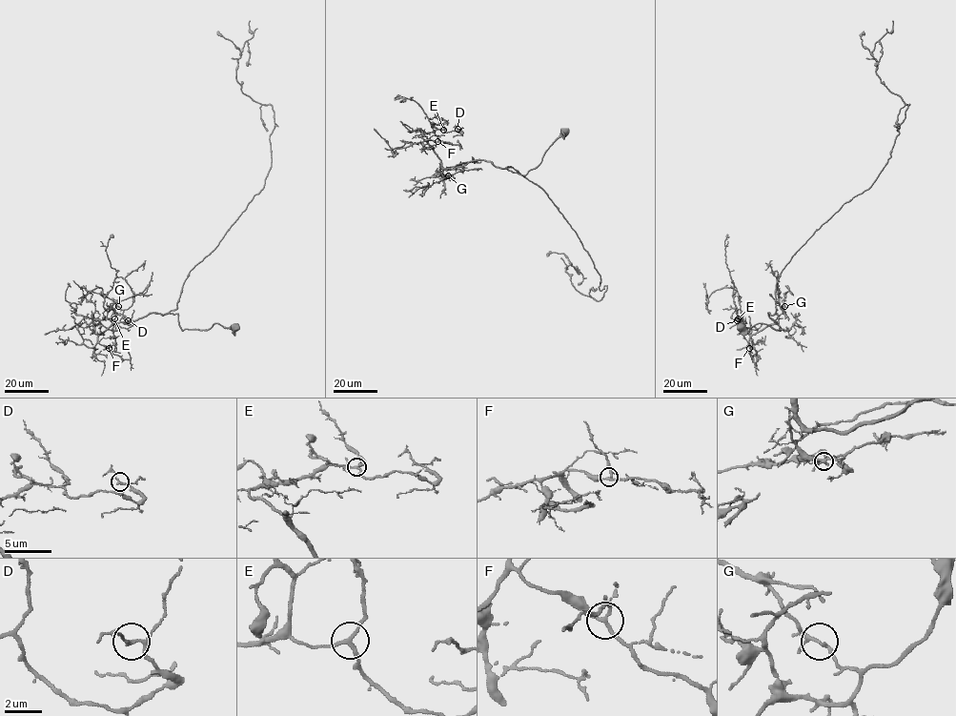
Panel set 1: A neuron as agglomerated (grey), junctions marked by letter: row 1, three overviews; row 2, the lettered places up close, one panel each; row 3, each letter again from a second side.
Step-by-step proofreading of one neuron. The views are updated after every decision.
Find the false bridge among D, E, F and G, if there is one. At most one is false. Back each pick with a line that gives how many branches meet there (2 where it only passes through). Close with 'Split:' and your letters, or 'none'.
Split: none

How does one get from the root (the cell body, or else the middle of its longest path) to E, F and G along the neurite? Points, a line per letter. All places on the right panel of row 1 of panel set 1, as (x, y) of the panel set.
E: (741, 326), (762, 323), (783, 330), (779, 329), (777, 313), (768, 313), (777, 323), (752, 335), (738, 318)
F: (741, 326), (762, 323), (783, 330), (778, 315), (768, 313), (777, 323), (754, 334), (749, 348)
G: (741, 326), (762, 323), (783, 330), (777, 313), (768, 313), (777, 323), (784, 306)

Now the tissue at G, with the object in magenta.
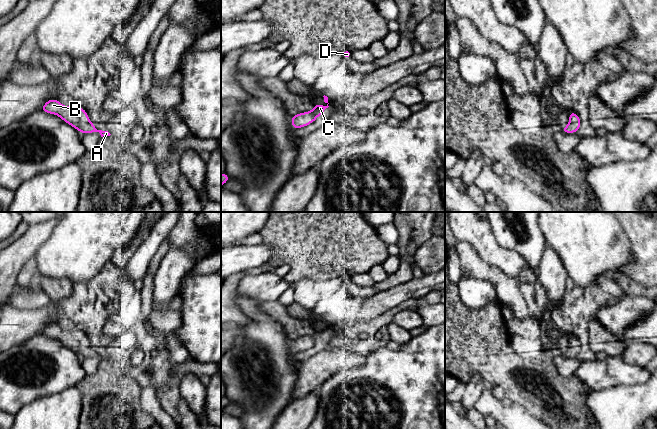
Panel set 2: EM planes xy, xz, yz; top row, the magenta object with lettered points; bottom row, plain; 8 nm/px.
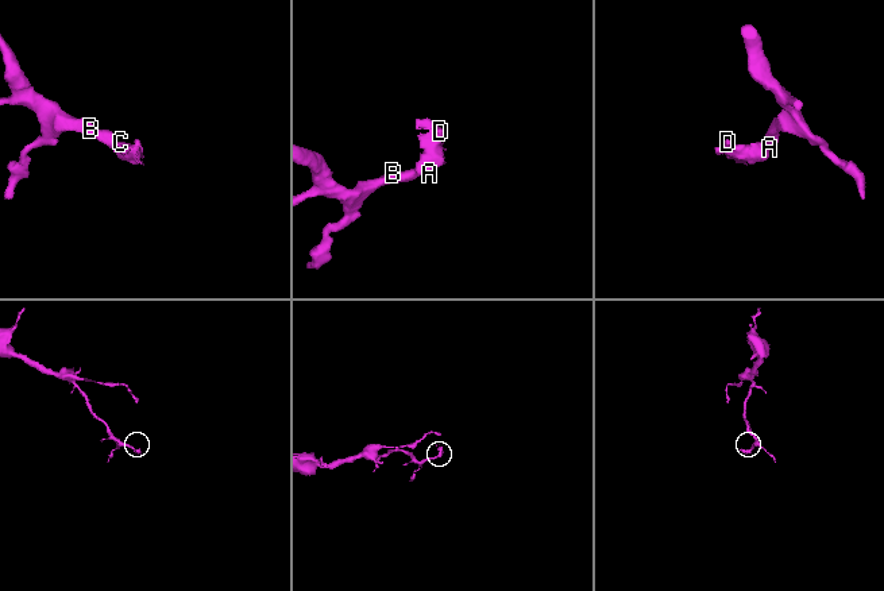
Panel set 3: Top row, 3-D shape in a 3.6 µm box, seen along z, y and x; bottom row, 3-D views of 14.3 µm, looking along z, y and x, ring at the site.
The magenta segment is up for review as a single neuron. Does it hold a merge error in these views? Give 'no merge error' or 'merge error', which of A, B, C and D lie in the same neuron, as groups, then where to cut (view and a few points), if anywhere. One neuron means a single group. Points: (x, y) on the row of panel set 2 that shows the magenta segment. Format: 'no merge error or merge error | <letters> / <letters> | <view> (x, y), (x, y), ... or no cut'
no merge error | A B C D | no cut

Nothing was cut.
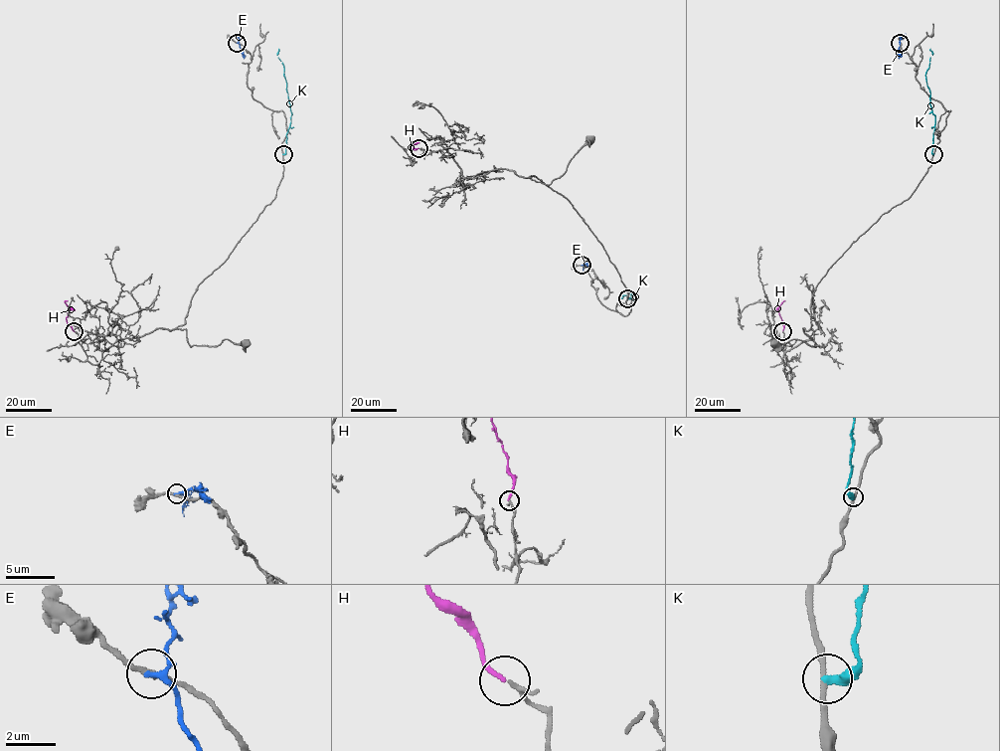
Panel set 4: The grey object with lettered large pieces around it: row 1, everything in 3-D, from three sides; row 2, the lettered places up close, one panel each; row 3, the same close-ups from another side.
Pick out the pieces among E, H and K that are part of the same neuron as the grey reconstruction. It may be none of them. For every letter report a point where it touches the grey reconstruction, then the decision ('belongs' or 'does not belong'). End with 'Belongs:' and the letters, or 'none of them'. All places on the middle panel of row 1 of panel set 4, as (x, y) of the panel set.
E: (582, 265) | does not belong
H: (418, 148) | belongs
K: (627, 298) | does not belong
Belongs: H

